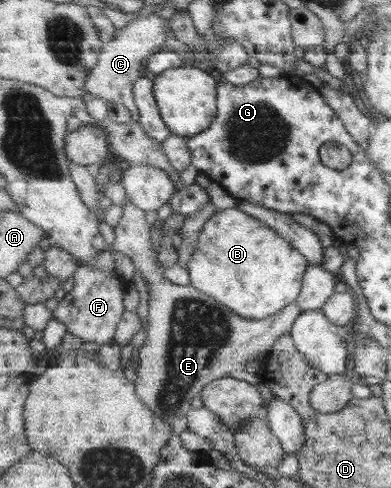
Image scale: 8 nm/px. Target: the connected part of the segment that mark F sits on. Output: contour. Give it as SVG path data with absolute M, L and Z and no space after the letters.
M78 264L73 279L72 290L59 302L54 314L67 326L68 332L84 342L95 342L98 345L114 343L119 323L126 312L121 295L126 283L117 274L111 276L109 272L87 264Z

